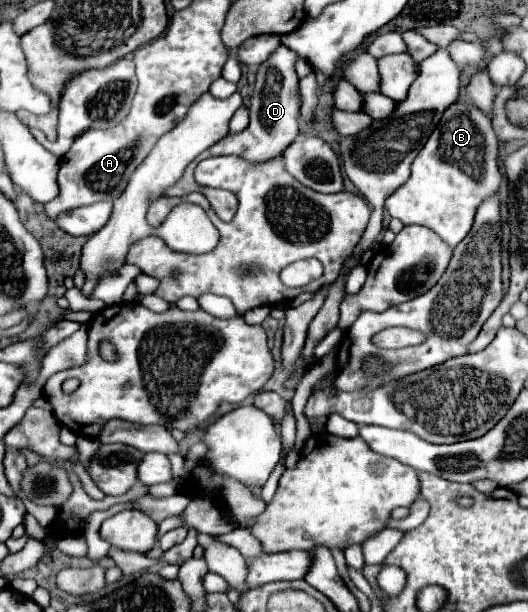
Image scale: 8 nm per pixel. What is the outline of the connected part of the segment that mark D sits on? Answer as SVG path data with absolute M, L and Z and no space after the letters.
M280 45L258 69L258 79L254 85L254 95L250 101L250 125L242 131L242 133L230 133L224 139L220 139L218 143L214 143L212 147L208 147L206 151L202 151L186 169L184 175L178 179L178 183L174 183L172 187L168 187L164 191L166 197L184 197L192 191L202 191L208 199L212 209L216 211L216 215L224 221L230 221L236 213L236 205L238 200L231 192L214 189L208 187L200 187L194 181L194 167L200 161L214 157L214 155L238 155L250 163L262 163L264 159L272 159L276 155L280 155L284 151L284 147L288 147L288 143L292 143L292 139L296 139L296 135L300 133L300 125L298 125L298 111L300 111L300 95L298 95L298 75L294 71L294 61L298 59L298 55Z

